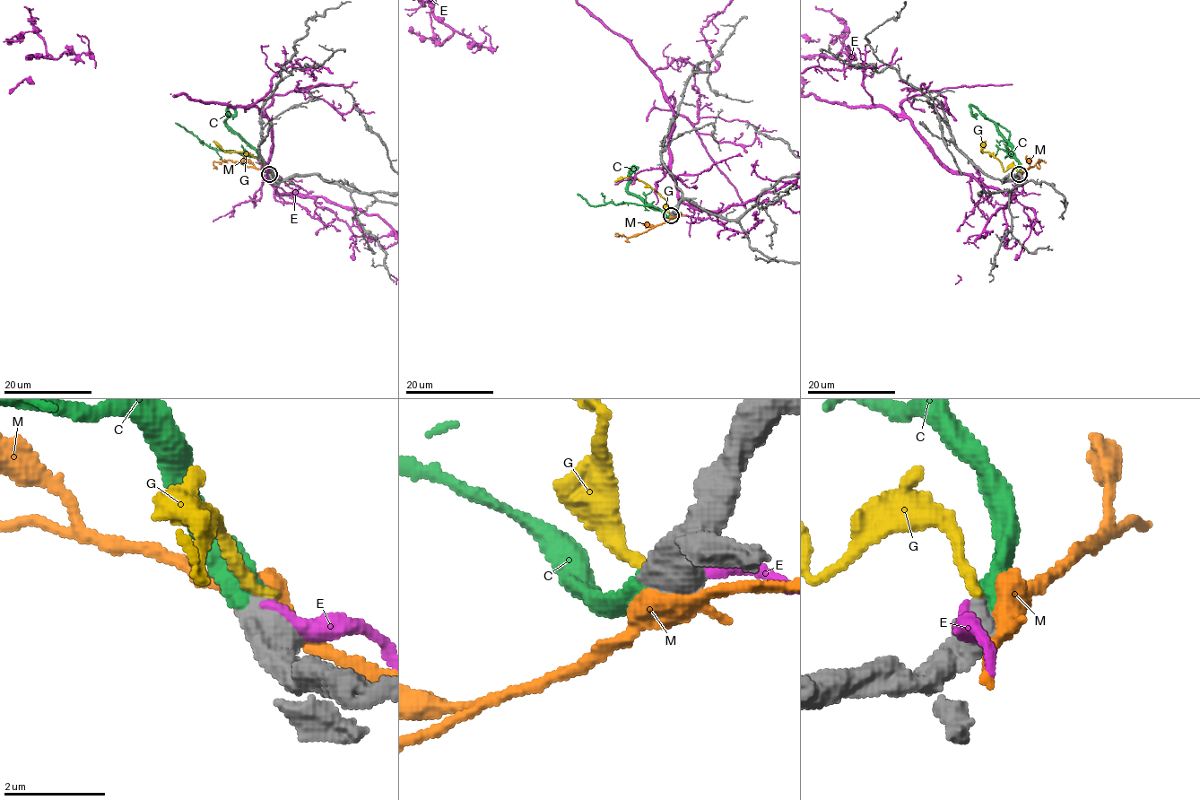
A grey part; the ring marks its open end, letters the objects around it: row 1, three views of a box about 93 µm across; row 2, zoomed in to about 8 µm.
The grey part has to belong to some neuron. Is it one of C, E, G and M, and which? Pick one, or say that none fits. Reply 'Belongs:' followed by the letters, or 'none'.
Belongs: C

